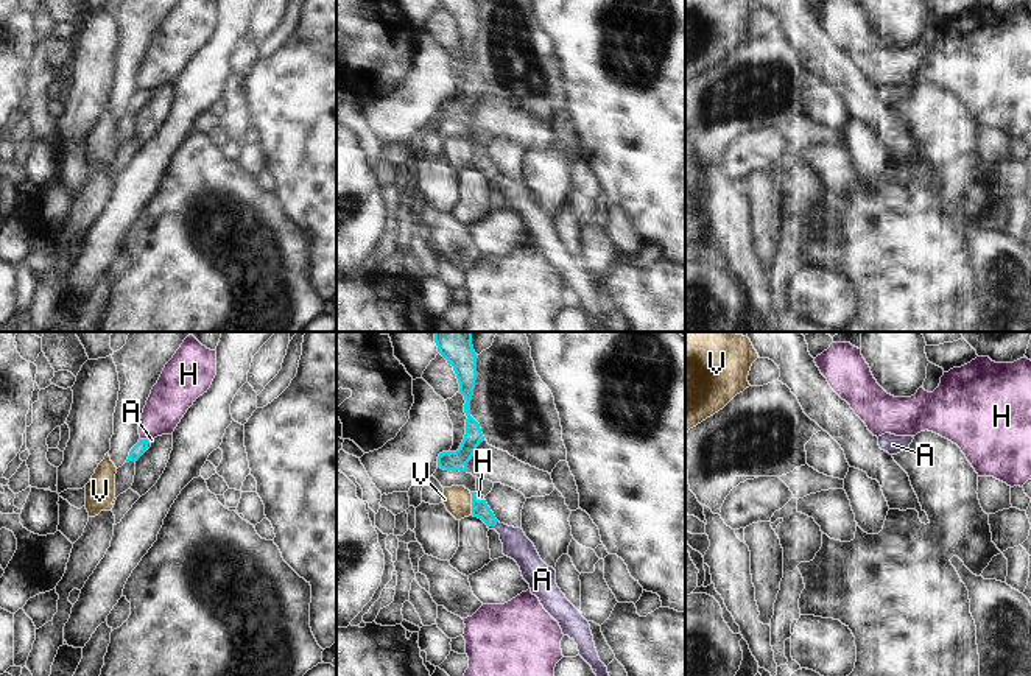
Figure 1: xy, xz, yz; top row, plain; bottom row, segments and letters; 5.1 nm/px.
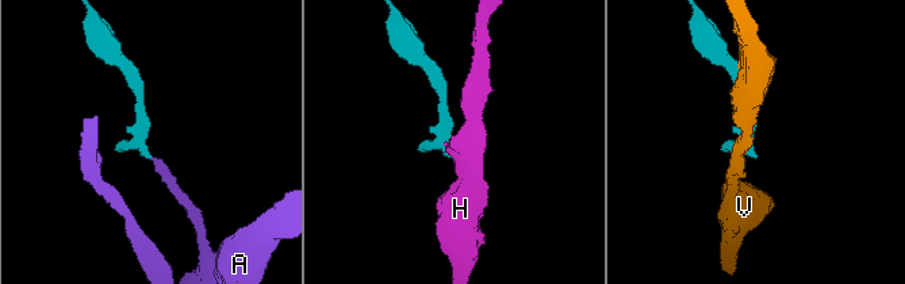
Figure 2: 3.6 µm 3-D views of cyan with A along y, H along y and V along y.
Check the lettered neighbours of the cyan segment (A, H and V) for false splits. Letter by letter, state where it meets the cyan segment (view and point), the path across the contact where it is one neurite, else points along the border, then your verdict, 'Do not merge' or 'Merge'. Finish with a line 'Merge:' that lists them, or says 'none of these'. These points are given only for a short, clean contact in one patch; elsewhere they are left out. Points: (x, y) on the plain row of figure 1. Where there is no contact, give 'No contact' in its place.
A: Touches cyan at xz (492, 176). Path across: xz (480, 159), (492, 176), (516, 197). Merge
H: Touches cyan at xy (145, 91). Boundary: xy (140, 89), (148, 92). Do not merge
V: Touches cyan at xz (472, 154). Do not merge
Merge: A.

